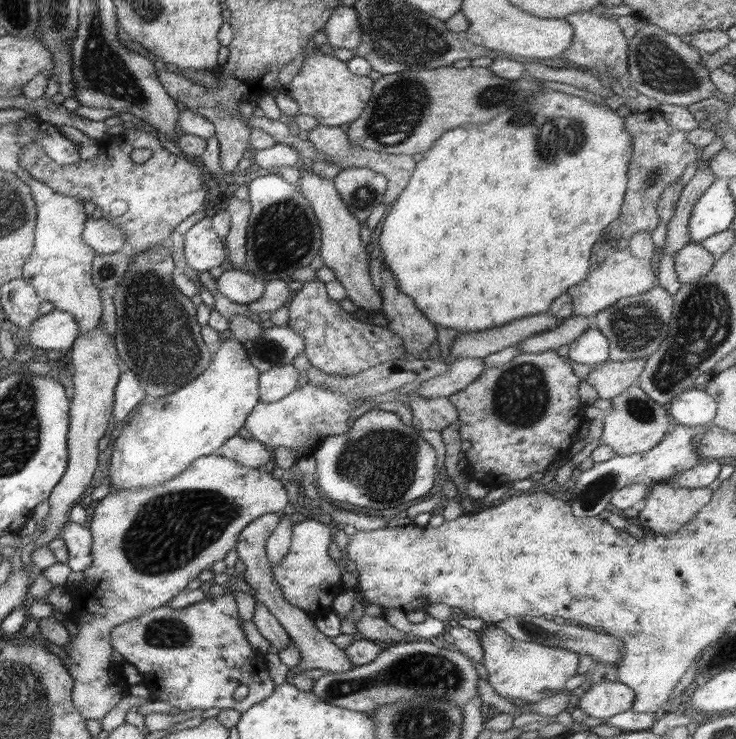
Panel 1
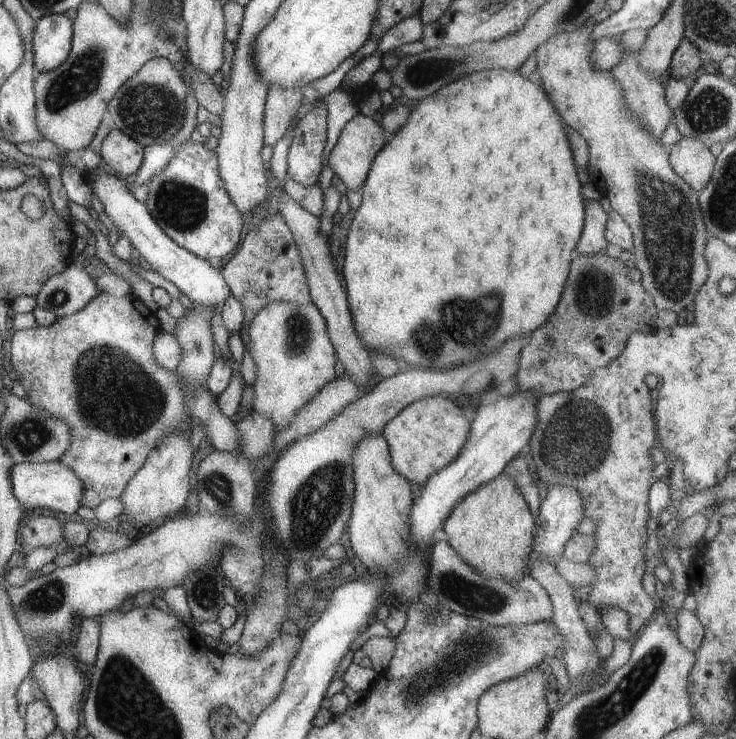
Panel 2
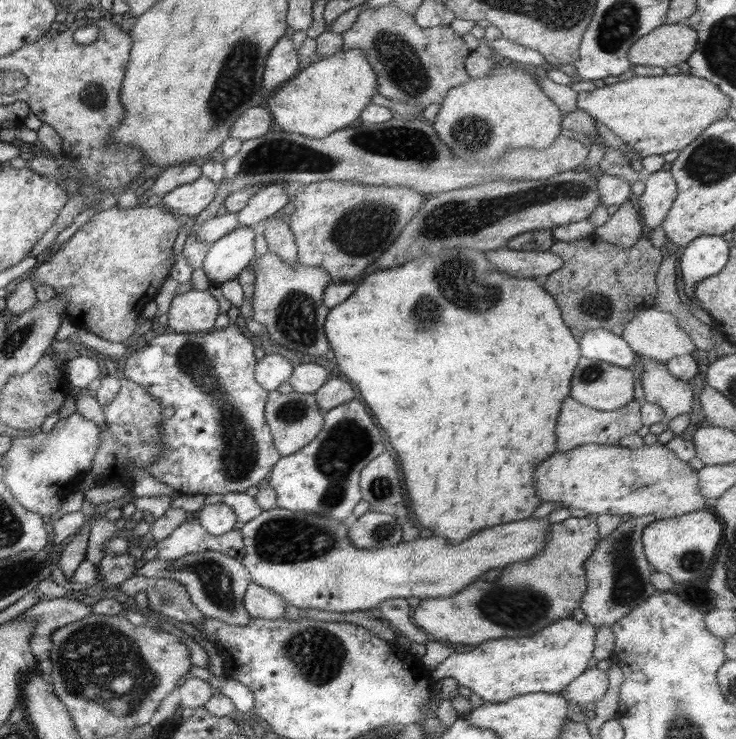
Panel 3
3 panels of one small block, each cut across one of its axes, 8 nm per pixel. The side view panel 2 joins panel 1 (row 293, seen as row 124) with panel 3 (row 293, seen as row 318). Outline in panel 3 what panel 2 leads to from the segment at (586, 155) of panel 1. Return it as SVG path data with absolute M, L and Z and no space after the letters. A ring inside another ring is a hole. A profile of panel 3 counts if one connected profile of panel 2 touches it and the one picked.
M455 248L443 252L439 256L423 256L410 260L401 266L376 269L369 273L360 285L347 299L337 306L328 309L324 320L324 333L339 370L359 390L369 413L385 430L391 448L397 454L397 462L407 484L407 498L411 498L409 508L419 526L431 530L432 536L440 536L449 544L459 544L461 540L469 538L475 530L481 530L513 521L520 521L531 516L531 513L542 502L538 499L534 487L533 468L545 458L556 452L555 422L559 414L561 400L569 397L571 374L579 361L579 345L567 325L563 322L556 302L547 294L541 285L532 278L513 278L507 276L489 264L483 252Z

